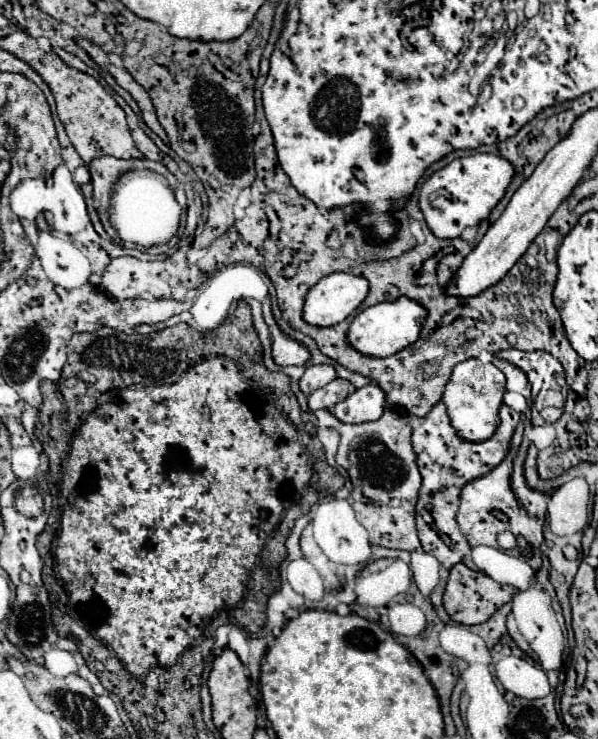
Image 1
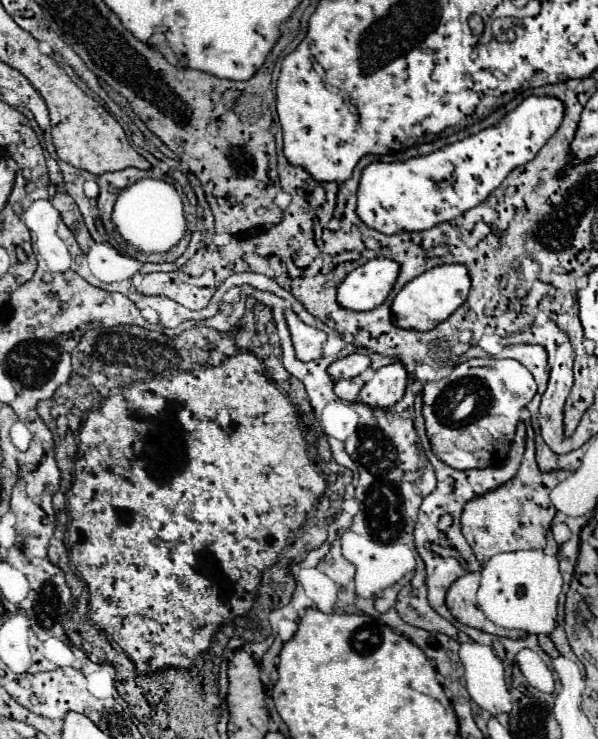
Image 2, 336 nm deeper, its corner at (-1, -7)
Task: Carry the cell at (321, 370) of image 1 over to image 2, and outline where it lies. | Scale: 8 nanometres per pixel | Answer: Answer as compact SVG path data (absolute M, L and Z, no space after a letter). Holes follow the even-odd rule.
M350 354L346 358L334 360L328 366L328 374L336 382L336 380L342 380L342 378L354 378L354 376L362 374L368 366L370 366L368 356L364 356L364 354Z

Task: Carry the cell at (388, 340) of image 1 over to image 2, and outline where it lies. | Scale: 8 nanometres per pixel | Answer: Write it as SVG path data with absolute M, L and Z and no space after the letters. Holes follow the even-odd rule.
M446 264L446 266L436 266L412 282L408 282L394 298L392 302L392 314L396 318L396 326L404 330L418 330L426 332L436 328L440 322L444 322L456 308L464 304L468 298L470 290L470 278L464 266L458 264Z

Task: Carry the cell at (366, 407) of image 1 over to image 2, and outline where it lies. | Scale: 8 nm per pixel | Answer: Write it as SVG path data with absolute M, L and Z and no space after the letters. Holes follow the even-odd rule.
M400 362L384 366L374 372L372 380L360 390L360 402L370 408L388 408L396 404L406 390L408 374Z

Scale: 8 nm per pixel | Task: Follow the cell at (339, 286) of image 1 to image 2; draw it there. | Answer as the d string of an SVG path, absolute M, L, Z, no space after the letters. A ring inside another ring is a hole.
M374 258L350 272L338 286L338 304L344 310L366 312L378 308L390 294L398 276L398 264L386 258Z

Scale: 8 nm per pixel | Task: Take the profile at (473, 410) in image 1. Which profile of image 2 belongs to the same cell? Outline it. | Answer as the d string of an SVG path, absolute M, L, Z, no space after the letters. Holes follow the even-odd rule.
M474 358L458 364L442 380L424 384L424 420L434 454L456 470L500 466L510 450L520 412L534 394L532 374L510 358ZM466 402L470 410L464 410Z

